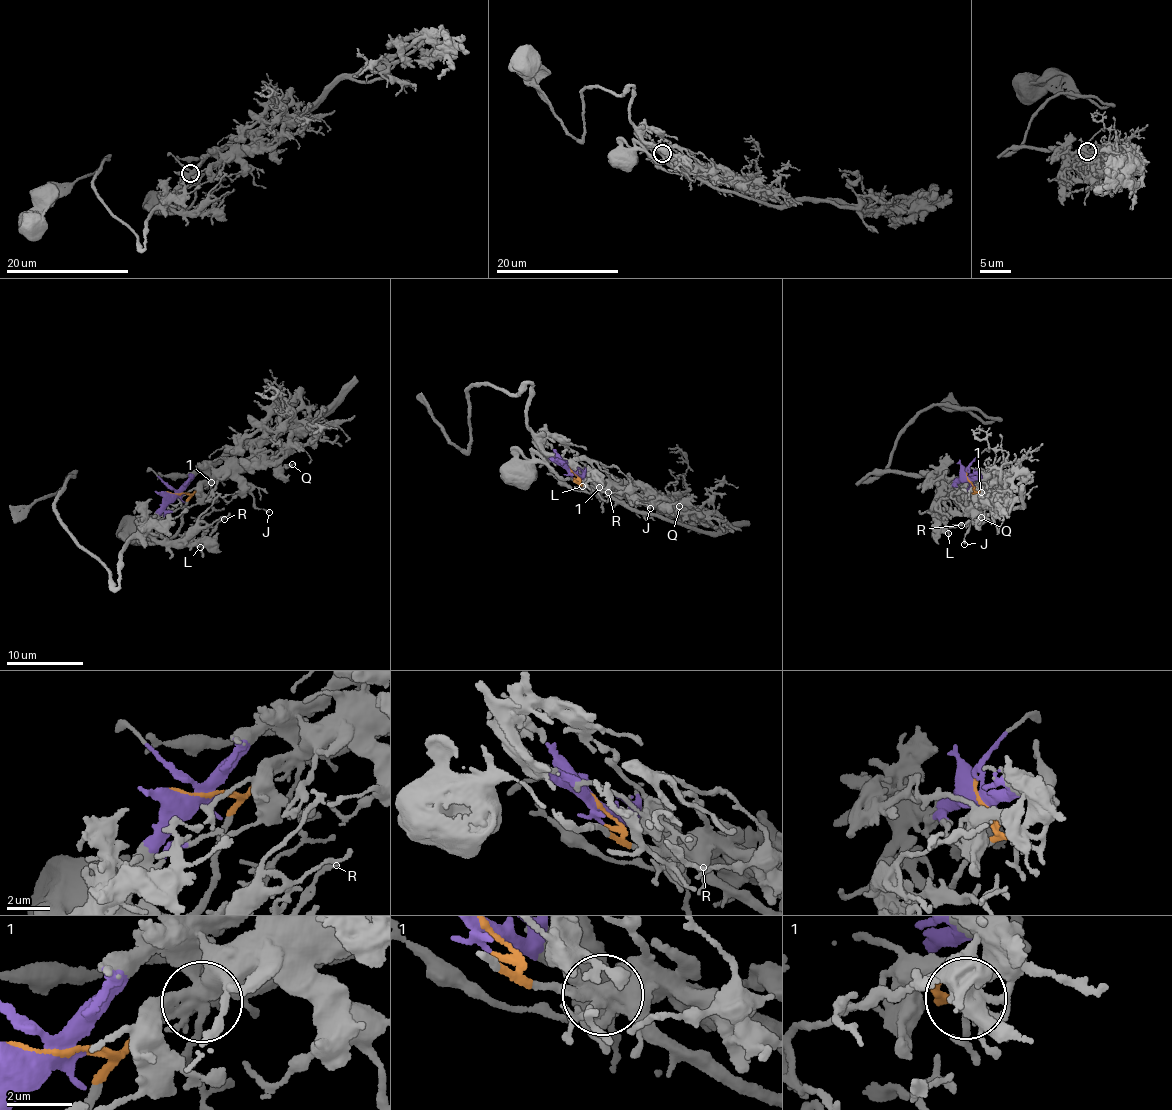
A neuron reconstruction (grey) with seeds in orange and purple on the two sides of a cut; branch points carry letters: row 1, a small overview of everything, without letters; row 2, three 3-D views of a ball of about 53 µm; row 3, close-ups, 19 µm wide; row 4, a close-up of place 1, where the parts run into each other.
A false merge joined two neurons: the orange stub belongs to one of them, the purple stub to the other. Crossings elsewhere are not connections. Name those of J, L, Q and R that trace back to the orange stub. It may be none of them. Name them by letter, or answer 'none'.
J, Q

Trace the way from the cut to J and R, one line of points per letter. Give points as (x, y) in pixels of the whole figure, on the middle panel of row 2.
J: (567, 466), (581, 482), (598, 488), (622, 488), (650, 509)
R: (567, 466), (550, 458), (579, 467), (592, 483), (608, 493)

